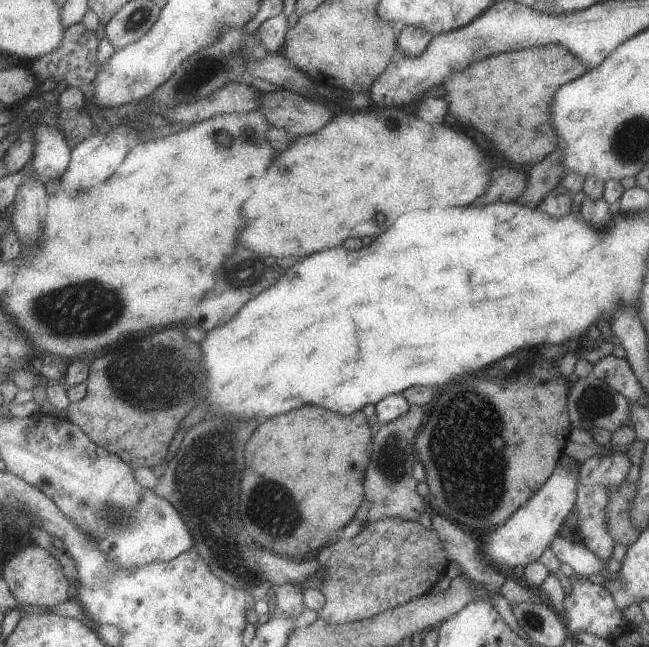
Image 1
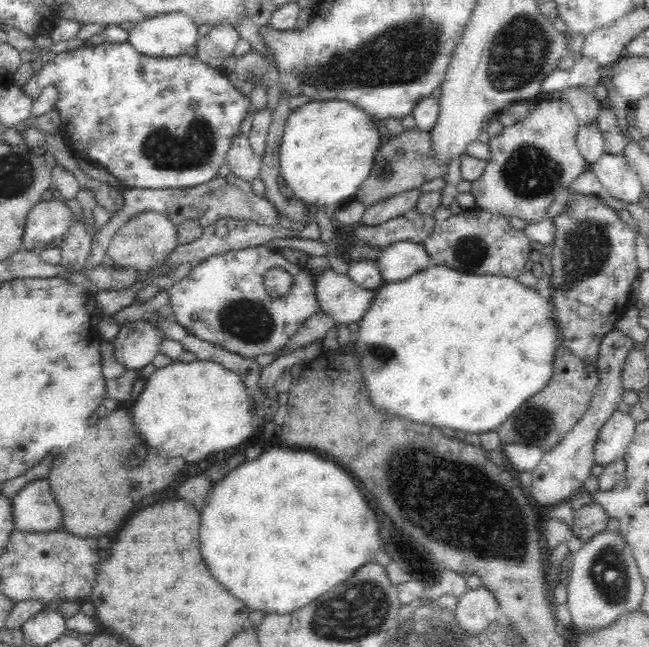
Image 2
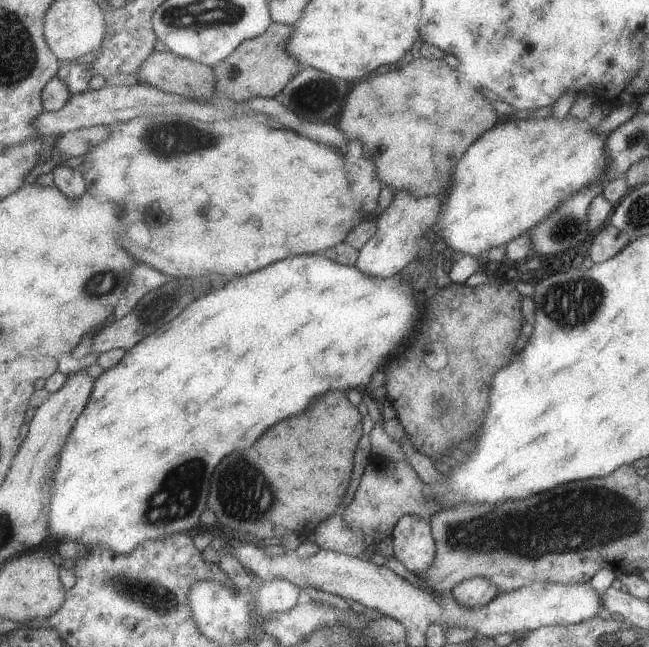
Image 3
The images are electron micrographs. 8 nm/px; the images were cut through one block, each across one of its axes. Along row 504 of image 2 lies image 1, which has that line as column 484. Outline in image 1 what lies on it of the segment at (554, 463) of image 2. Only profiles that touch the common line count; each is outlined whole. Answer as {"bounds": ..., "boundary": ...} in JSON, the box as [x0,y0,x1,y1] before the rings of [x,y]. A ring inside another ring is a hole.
{"bounds":[481,465,579,574],"boundary":[[[556,465],[542,488],[508,520],[505,520],[500,528],[488,534],[481,550],[485,557],[488,557],[496,568],[508,574],[511,574],[516,566],[525,567],[527,564],[536,562],[540,555],[548,550],[547,547],[557,536],[564,519],[575,508],[578,479],[579,475],[572,466],[562,468],[561,465]]]}

